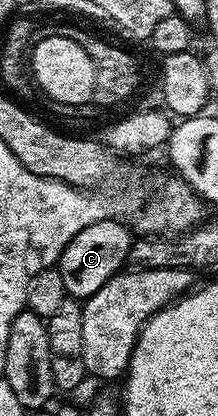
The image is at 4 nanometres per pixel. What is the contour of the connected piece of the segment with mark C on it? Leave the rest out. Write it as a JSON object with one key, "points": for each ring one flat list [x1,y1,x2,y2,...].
{"points":[[108,217,102,222,83,228,83,232,79,232,79,236,75,236,71,244,63,248,55,268,59,276,63,276,63,288,68,297,78,300,90,298,95,292,99,292,99,288,103,288,103,284,107,284,107,280,122,273,123,267,128,263,130,227,124,221,121,221,122,223,113,221,112,217]]}

